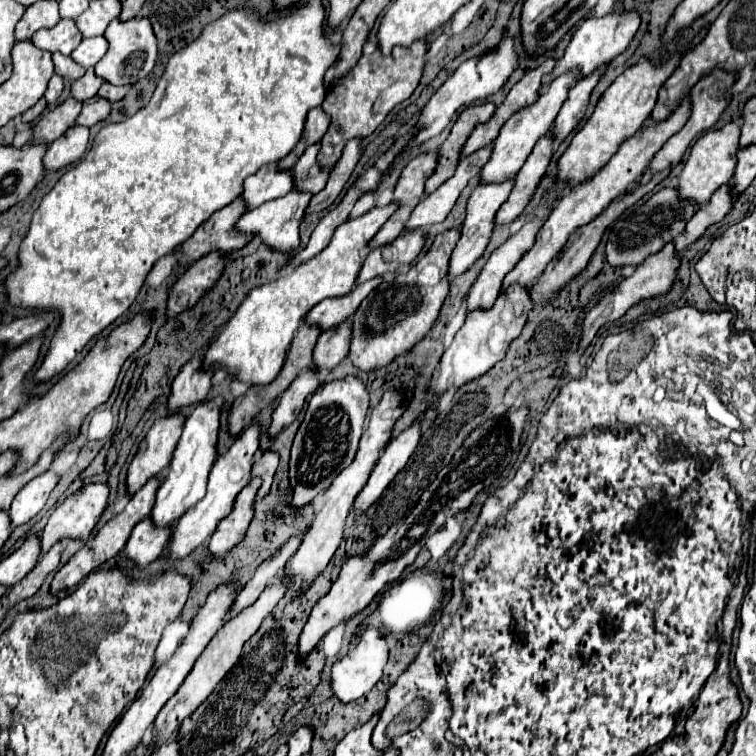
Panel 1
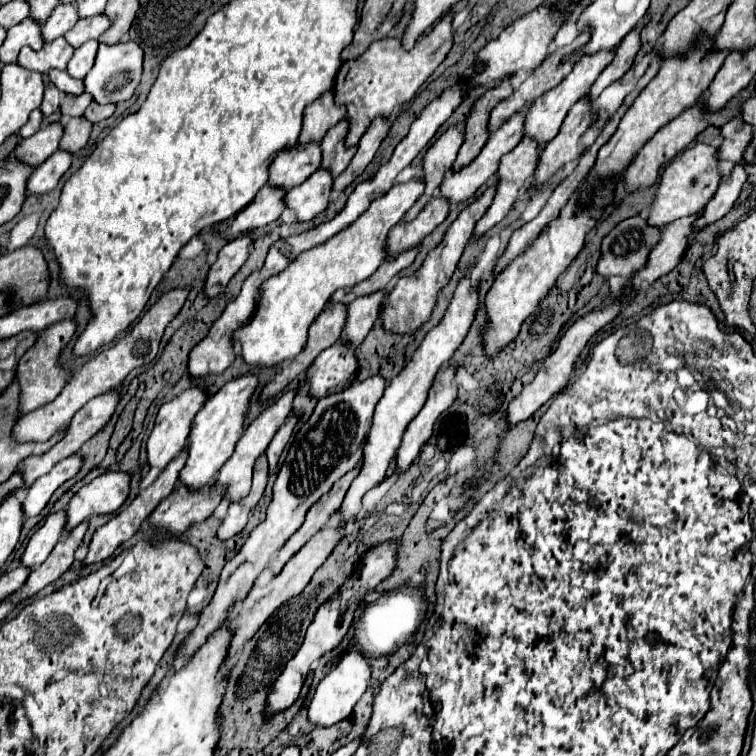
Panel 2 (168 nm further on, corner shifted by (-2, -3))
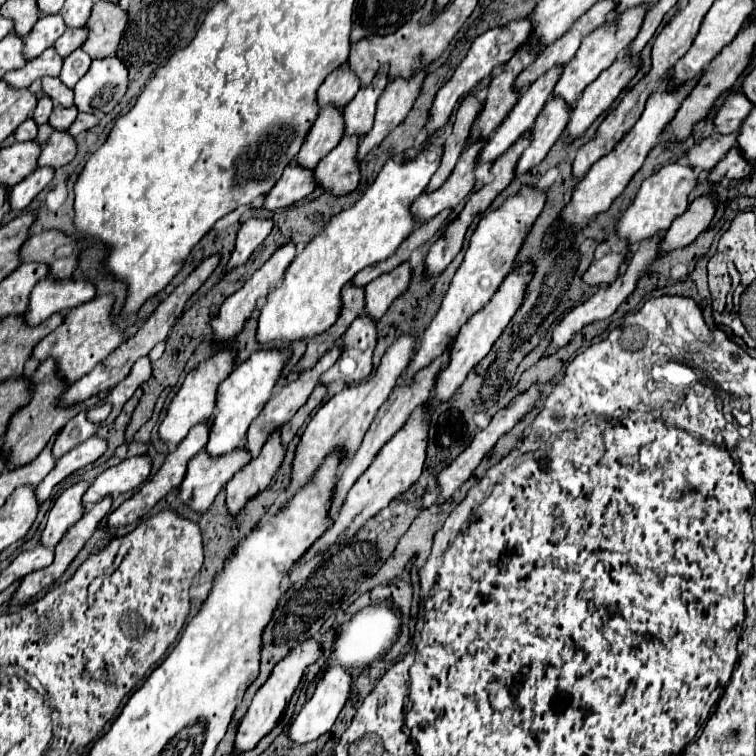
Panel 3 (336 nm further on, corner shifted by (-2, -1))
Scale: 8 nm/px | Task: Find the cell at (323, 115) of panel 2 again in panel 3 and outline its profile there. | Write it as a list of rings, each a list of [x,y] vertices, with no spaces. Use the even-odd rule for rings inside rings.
[[[345,62],[341,68],[329,74],[327,80],[321,84],[317,92],[317,106],[321,110],[327,106],[339,110],[345,104],[349,104],[357,92],[359,92],[359,80],[351,74],[351,70],[347,70],[347,62]]]

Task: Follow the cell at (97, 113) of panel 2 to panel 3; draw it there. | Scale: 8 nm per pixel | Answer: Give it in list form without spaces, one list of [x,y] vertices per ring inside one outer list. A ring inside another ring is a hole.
[[[79,112],[77,120],[71,124],[69,132],[71,132],[73,136],[77,136],[79,132],[89,130],[89,128],[93,128],[93,126],[97,126],[97,124],[99,124],[99,116],[95,116],[95,114],[87,114],[87,112]]]

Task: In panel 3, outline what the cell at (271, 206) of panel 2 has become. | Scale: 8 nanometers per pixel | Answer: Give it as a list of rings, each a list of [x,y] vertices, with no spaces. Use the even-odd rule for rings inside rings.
[[[289,162],[283,176],[277,180],[271,192],[265,194],[263,210],[277,210],[293,206],[295,202],[307,198],[315,190],[315,182],[311,180],[311,170],[303,170],[295,162]]]

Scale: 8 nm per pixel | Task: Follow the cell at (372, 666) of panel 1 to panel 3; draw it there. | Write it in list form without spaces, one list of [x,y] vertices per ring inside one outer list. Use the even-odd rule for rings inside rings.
[[[331,666],[331,668],[323,674],[323,678],[319,680],[319,684],[317,684],[315,694],[311,696],[311,700],[305,702],[303,710],[299,712],[299,716],[297,716],[295,722],[291,724],[291,728],[289,728],[289,738],[291,738],[293,742],[297,742],[297,744],[307,744],[307,742],[319,738],[321,734],[329,732],[331,726],[333,726],[333,722],[337,720],[339,712],[345,708],[345,704],[347,704],[347,700],[349,700],[351,686],[353,686],[353,676],[351,676],[351,672],[349,672],[347,668],[343,668],[343,666]]]

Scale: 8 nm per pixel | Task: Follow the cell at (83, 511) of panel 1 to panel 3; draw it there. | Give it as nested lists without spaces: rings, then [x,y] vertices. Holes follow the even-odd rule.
[[[147,456],[127,458],[119,466],[107,468],[91,482],[91,486],[83,494],[83,506],[89,508],[107,496],[119,496],[135,490],[139,484],[147,480],[149,472],[151,472],[151,460]]]

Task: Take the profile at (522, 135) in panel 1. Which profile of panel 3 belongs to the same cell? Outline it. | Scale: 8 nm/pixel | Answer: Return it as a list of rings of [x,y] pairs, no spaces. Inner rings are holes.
[[[645,8],[627,10],[627,12],[621,16],[619,24],[613,24],[613,20],[609,18],[609,20],[603,24],[603,28],[591,32],[591,34],[581,42],[581,48],[579,48],[579,52],[575,54],[575,58],[573,58],[571,62],[567,62],[567,66],[563,66],[563,72],[561,72],[561,76],[559,76],[557,84],[555,84],[553,94],[555,94],[555,96],[561,96],[561,98],[567,102],[567,106],[571,108],[571,106],[577,102],[579,94],[581,94],[607,66],[611,66],[611,64],[617,60],[617,56],[619,56],[621,50],[625,50],[625,48],[635,40],[637,32],[639,32],[639,26],[641,26],[641,22],[643,22],[643,16],[645,16]]]

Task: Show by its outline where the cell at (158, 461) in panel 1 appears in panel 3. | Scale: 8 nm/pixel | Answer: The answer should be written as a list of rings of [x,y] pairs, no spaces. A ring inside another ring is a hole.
[[[221,350],[219,354],[207,358],[205,362],[201,362],[197,368],[193,368],[187,374],[183,386],[173,396],[173,400],[171,400],[171,404],[167,408],[165,420],[159,426],[159,440],[161,442],[165,442],[165,444],[179,444],[195,424],[207,422],[207,418],[213,416],[217,386],[219,386],[219,382],[223,382],[231,374],[231,370],[233,370],[233,356],[235,354],[229,352],[229,350]]]

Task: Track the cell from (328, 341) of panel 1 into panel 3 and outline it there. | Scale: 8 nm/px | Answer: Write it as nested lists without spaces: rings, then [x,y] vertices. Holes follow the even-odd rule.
[[[403,262],[395,270],[381,274],[381,278],[377,278],[375,282],[369,282],[365,286],[365,310],[363,310],[365,316],[377,322],[387,312],[391,302],[407,290],[407,286],[409,286],[409,262]]]

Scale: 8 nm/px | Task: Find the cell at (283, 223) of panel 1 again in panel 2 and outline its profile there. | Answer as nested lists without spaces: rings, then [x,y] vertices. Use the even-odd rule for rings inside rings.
[[[319,168],[303,184],[291,188],[285,196],[287,208],[297,212],[297,220],[311,220],[329,206],[333,188],[333,176],[329,170]]]

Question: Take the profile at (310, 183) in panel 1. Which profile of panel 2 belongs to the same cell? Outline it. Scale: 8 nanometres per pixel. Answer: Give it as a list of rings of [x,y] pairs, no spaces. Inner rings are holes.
[[[343,118],[343,122],[335,124],[327,136],[321,140],[321,148],[323,148],[323,162],[321,168],[329,168],[333,172],[333,176],[339,176],[351,162],[351,158],[357,152],[357,146],[347,148],[345,146],[345,136],[347,136],[347,118]]]

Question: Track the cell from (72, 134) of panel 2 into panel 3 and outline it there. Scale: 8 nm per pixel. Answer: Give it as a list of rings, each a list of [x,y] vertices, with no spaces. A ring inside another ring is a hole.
[[[57,130],[51,134],[49,142],[43,146],[39,156],[39,166],[65,166],[69,164],[77,154],[77,142],[67,130]]]

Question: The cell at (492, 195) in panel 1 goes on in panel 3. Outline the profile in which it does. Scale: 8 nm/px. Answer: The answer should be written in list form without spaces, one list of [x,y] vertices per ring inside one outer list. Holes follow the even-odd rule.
[[[549,98],[547,104],[543,106],[541,114],[537,116],[533,128],[531,128],[531,144],[525,148],[521,154],[517,168],[515,168],[515,178],[523,176],[527,170],[537,166],[549,152],[549,148],[559,140],[563,134],[567,122],[569,122],[571,110],[561,98]]]

